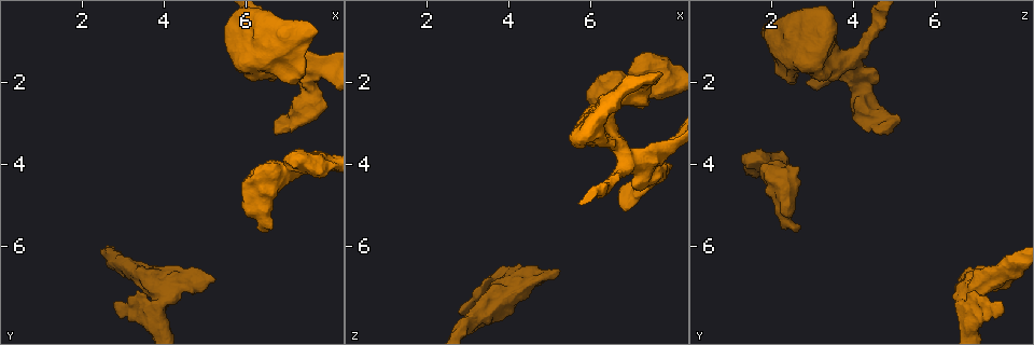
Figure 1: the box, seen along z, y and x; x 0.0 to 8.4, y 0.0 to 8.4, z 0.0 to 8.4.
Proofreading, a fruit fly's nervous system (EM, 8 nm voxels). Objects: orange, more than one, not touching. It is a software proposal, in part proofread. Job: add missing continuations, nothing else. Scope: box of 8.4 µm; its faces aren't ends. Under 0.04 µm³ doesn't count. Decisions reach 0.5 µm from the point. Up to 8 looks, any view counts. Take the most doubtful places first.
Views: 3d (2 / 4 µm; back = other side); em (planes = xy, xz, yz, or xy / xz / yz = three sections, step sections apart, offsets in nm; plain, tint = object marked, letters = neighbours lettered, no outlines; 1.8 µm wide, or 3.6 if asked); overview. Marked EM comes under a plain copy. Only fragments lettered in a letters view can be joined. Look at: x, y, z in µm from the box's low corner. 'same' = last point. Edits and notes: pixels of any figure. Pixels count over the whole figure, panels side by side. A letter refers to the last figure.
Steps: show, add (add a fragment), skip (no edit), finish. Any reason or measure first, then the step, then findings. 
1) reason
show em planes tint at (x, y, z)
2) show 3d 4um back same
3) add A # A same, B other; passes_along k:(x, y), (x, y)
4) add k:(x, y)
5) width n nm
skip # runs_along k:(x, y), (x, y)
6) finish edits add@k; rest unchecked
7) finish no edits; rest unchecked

stops while still wide
show 3d 2um at (5.20, 6.80, 6.50)

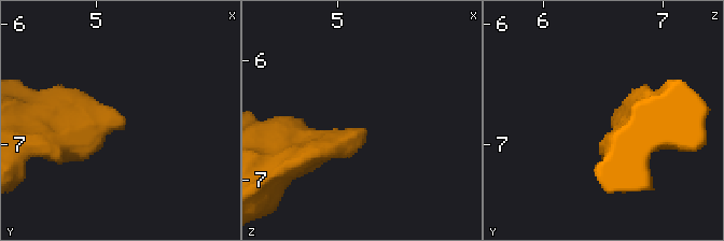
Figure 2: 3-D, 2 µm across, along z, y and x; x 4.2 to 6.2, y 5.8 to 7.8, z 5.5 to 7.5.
need the tissue
show em xy step 8 letters at (5.20, 6.82, 6.54)

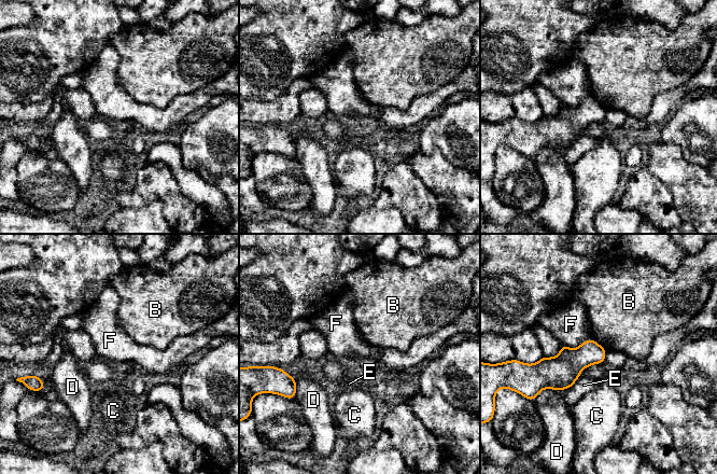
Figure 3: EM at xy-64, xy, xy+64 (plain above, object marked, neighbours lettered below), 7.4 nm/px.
show em planes letters same

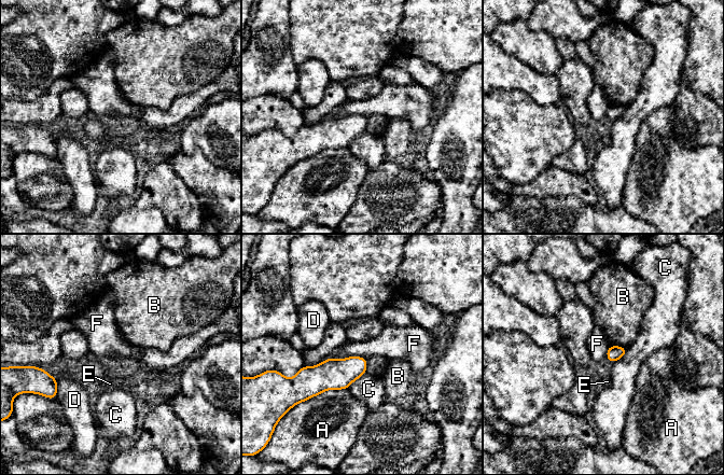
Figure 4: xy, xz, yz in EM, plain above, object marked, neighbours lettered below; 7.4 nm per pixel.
skip # A other, B other, C other, D other, E other, F other; border 4:(331, 357), (363, 357), (366, 360); no lettered fragment goes on from it

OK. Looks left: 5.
stops while still wide
show em planes letters at (6.55, 5.45, 2.70)

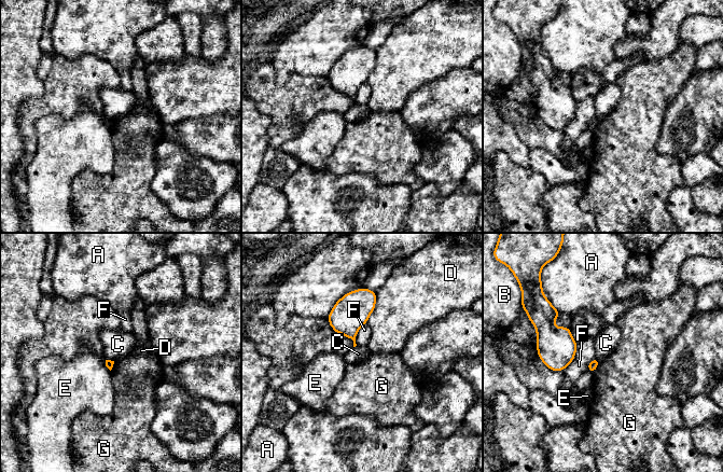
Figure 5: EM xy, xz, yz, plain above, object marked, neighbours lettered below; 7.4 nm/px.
skip # A other, B other, C other, D other, E other, F other, G other; border 5:(596, 357), (599, 360); none of them fits

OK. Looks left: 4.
free end
show em xz step 4 tint at (6.80, 3.20, 4.85)

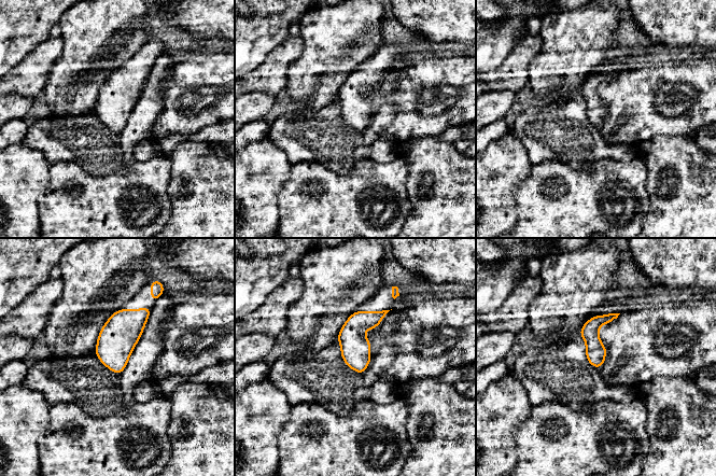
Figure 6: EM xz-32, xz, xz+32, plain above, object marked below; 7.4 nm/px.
cut it another way
show em planes letters same

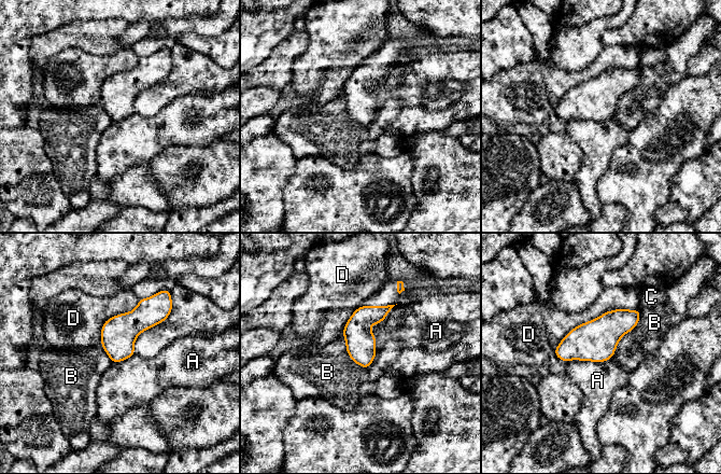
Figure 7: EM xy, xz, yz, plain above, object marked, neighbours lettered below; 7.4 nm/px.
width 220 nm
skip # A other, B other, C other, D other; border 7:(397, 304), (369, 326), (376, 352); none of them fits

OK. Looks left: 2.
thick end
show 3d 2um at (3.20, 7.20, 7.30)

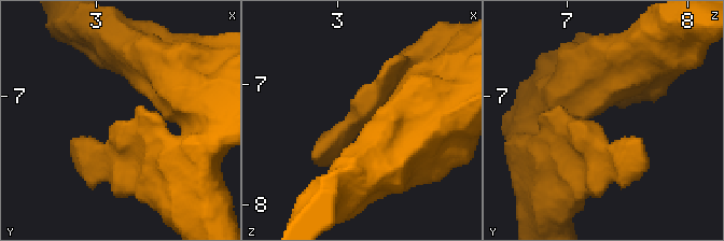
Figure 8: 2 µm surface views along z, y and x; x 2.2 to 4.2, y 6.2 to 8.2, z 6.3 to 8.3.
show em planes letters at (3.26, 7.24, 7.28)

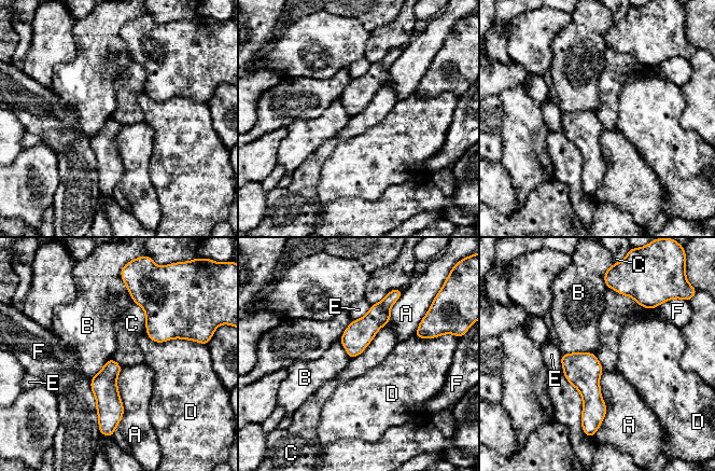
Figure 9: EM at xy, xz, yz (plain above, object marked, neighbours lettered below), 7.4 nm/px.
skip # A other, B other, C other, D other, E other, F other; border 9:(389, 321), (370, 343), (351, 359); no lettered fragment goes on from it

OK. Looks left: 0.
finish no edits; rest unchecked

